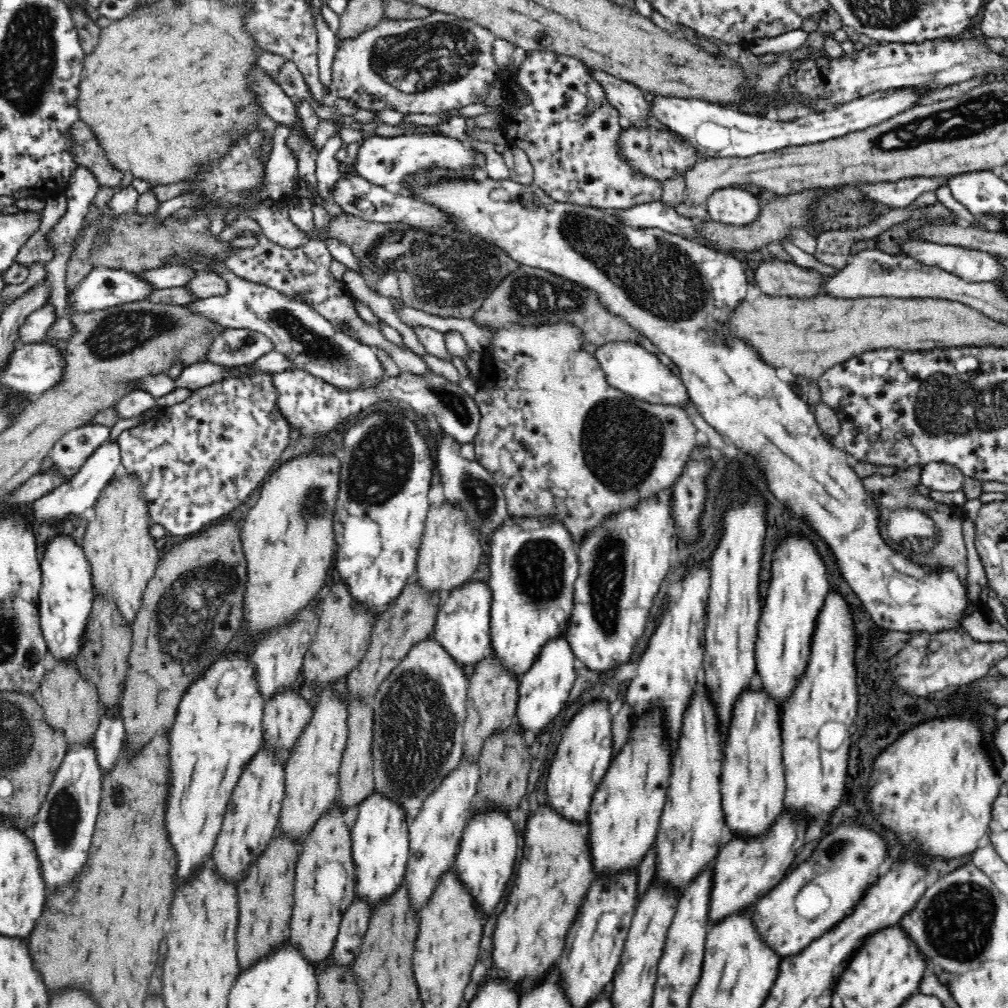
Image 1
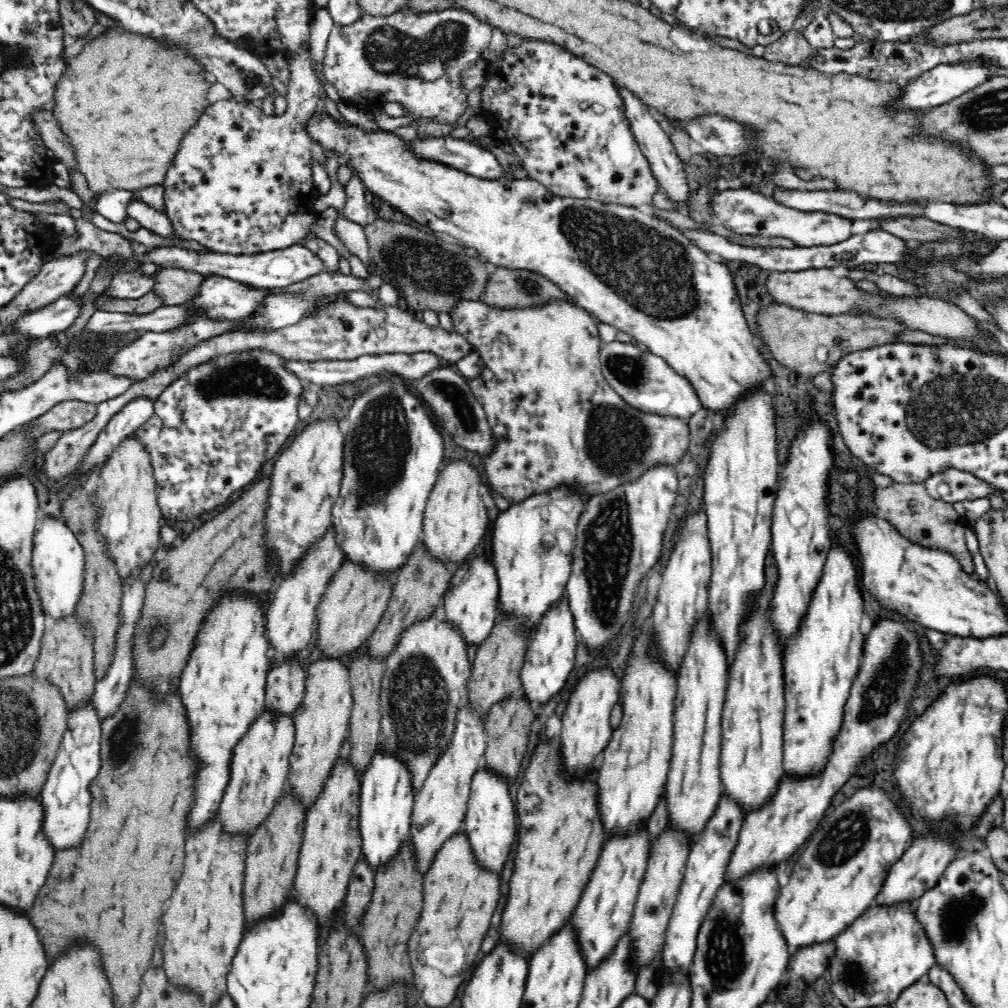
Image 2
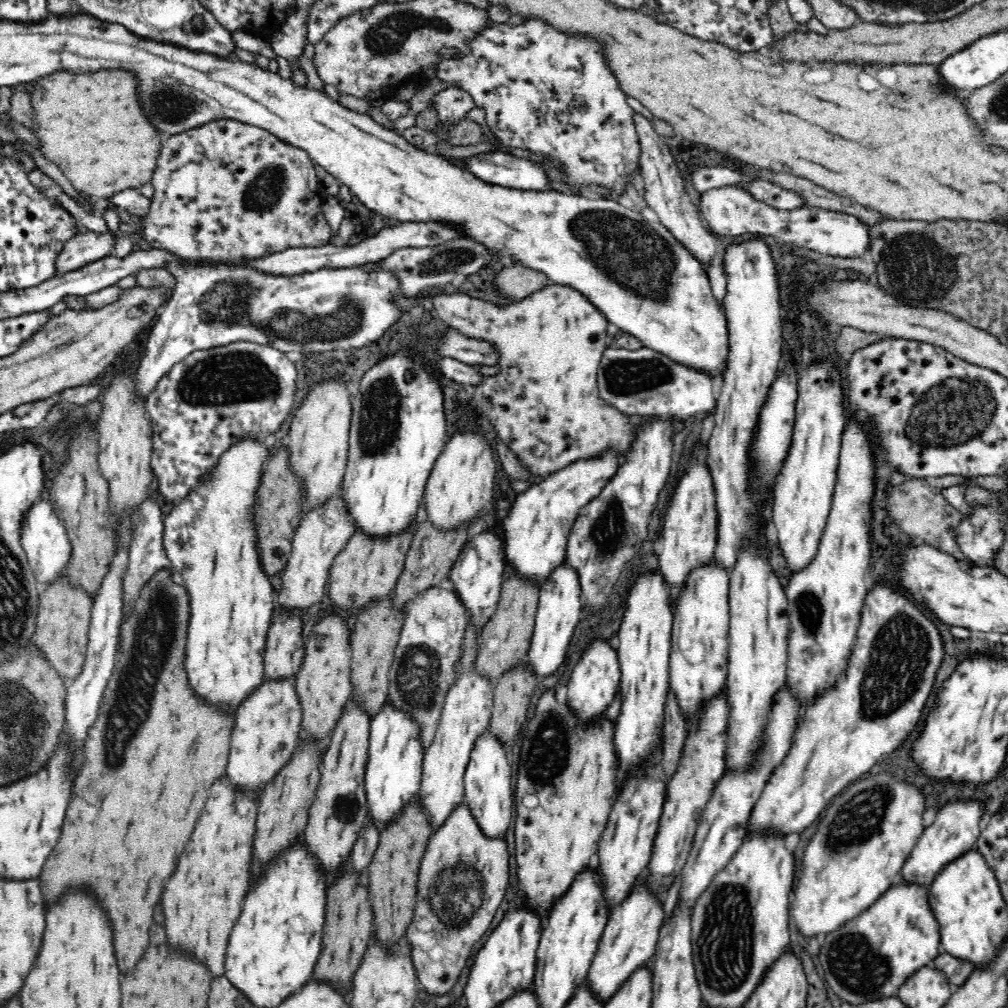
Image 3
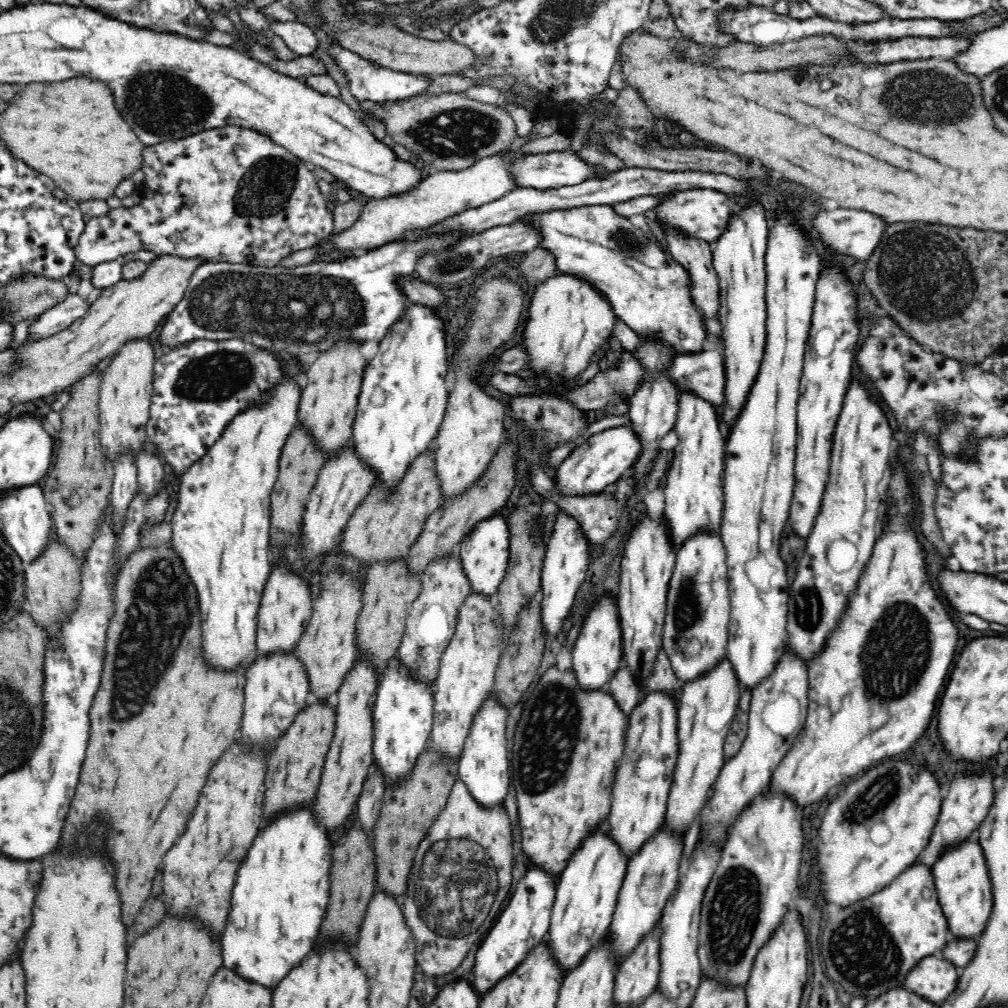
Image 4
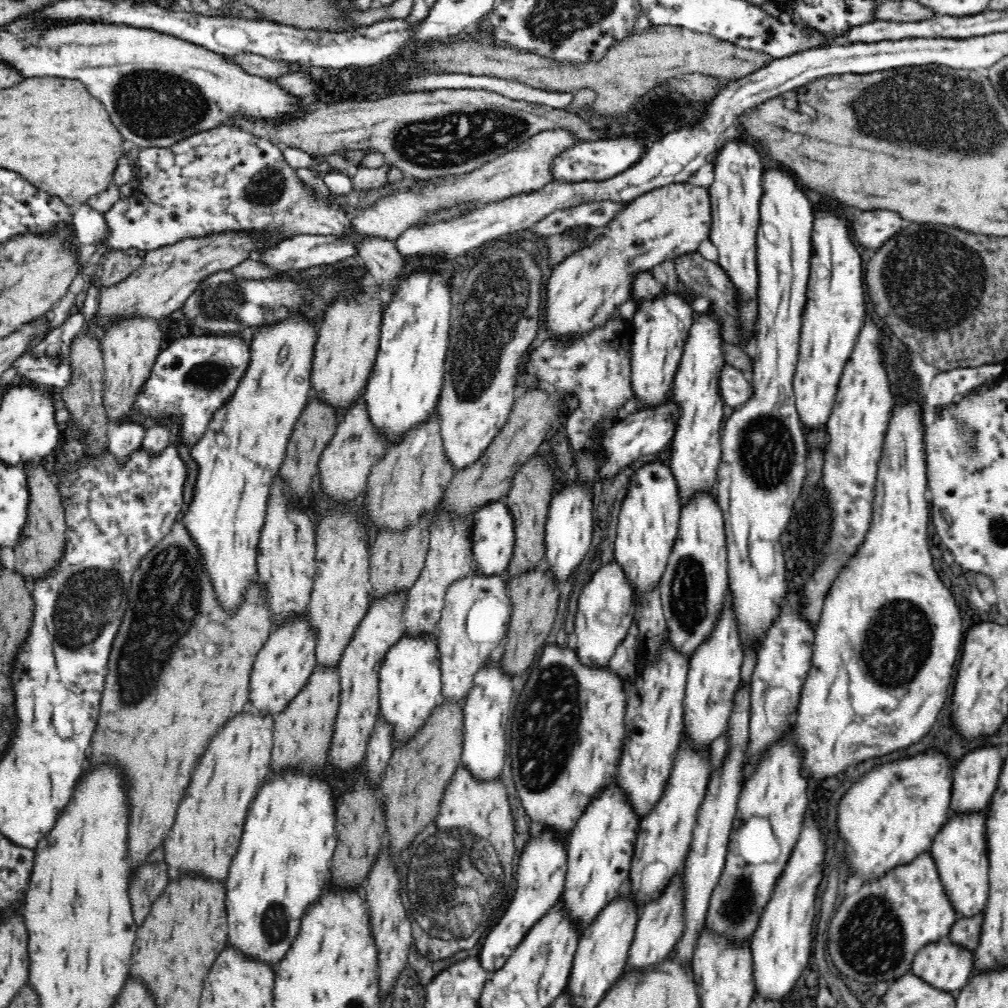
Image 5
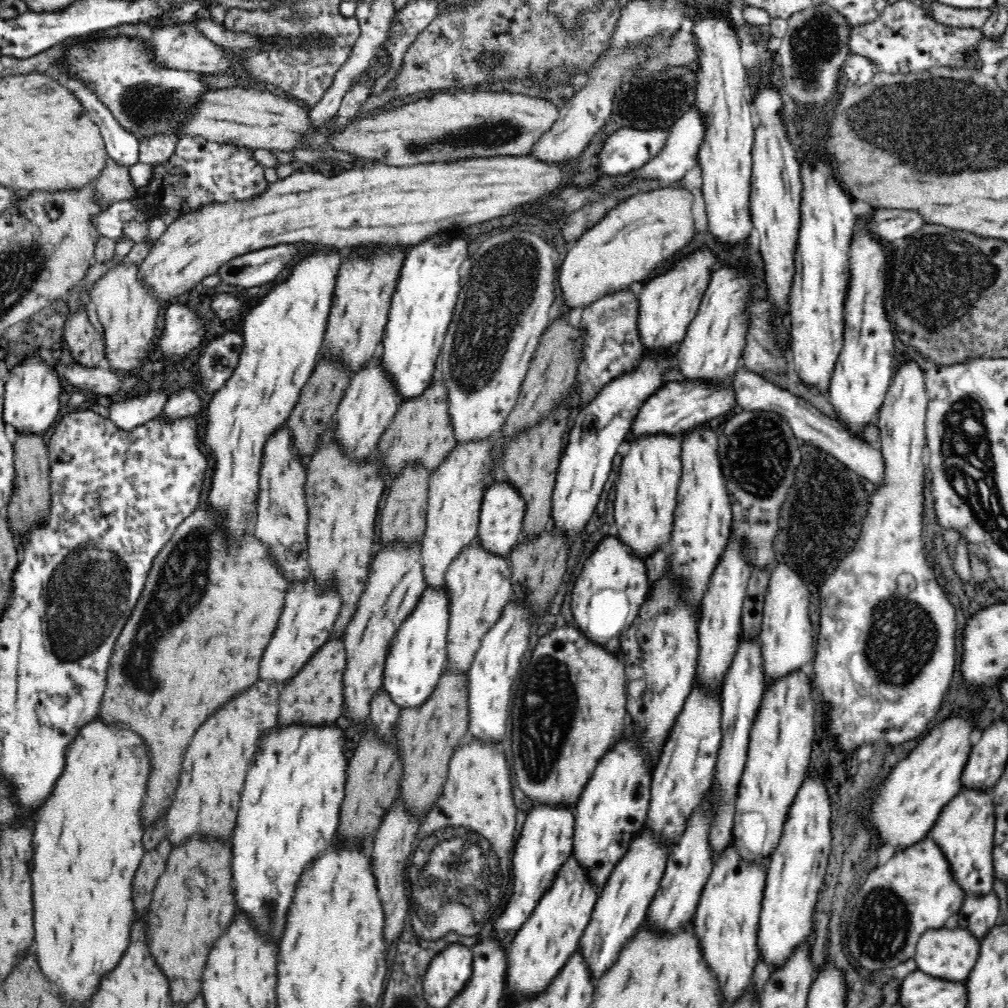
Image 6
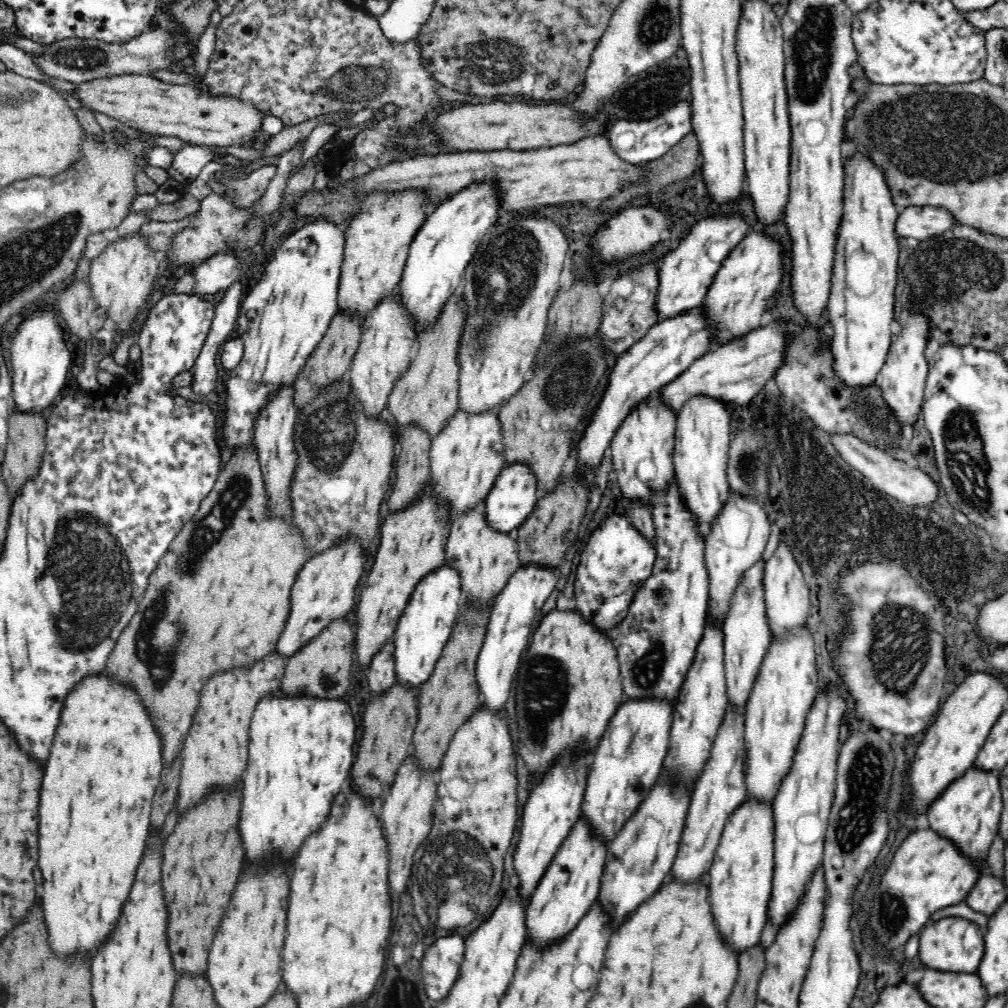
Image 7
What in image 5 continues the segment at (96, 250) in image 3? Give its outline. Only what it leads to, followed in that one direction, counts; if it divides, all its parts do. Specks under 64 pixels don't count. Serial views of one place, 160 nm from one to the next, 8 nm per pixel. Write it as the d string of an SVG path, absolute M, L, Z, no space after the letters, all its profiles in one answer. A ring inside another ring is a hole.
M221 125L218 127L210 128L210 130L204 130L198 134L192 134L180 142L174 143L172 146L158 148L148 147L142 149L138 153L137 166L139 166L139 174L141 175L141 183L135 190L134 194L130 197L122 197L114 206L108 211L102 214L102 217L107 222L109 227L109 234L104 234L101 240L102 246L109 246L109 248L115 248L116 250L127 251L128 248L137 248L138 250L156 250L160 246L166 246L166 244L174 244L178 240L184 240L184 238L196 238L196 236L204 236L204 234L212 234L212 232L222 232L222 230L243 230L243 232L262 232L266 228L281 228L283 234L279 239L274 239L270 245L280 242L280 240L286 238L292 238L292 236L298 236L298 234L322 234L322 235L334 235L340 237L350 237L354 241L354 249L356 249L356 257L361 262L363 270L371 276L371 282L373 284L379 284L382 292L382 303L384 306L391 302L392 296L394 295L394 288L396 288L396 280L400 280L404 276L404 257L399 253L396 243L394 240L388 240L381 236L359 236L355 234L353 226L351 225L351 216L340 209L332 209L320 201L316 201L312 197L312 189L298 179L298 176L294 173L294 169L291 168L286 162L284 162L284 156L280 151L281 147L270 143L266 139L256 137L244 129L238 129L238 127L231 127L230 125Z

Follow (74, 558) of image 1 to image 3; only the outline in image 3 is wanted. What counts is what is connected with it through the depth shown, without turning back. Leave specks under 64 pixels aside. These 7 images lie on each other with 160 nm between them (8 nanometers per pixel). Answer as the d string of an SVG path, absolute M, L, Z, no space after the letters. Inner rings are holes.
M41 497L26 510L20 524L20 544L38 584L44 586L65 572L70 560L70 541L64 523L57 517L52 505Z

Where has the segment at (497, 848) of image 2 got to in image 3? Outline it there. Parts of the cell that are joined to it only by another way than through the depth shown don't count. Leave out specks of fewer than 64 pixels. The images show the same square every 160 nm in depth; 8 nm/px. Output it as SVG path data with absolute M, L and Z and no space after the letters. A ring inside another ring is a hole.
M489 729L482 732L474 742L470 758L463 777L465 802L472 816L479 822L486 837L505 837L508 824L512 818L514 802L512 802L512 768L506 757L506 746Z

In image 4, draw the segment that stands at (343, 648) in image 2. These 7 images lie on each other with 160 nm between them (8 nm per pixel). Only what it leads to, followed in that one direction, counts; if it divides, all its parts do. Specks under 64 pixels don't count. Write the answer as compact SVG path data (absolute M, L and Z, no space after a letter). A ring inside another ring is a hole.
M431 446L410 462L408 470L396 486L389 488L385 482L377 479L370 486L344 529L341 544L344 556L356 558L362 568L374 560L386 562L396 556L407 556L410 547L422 532L426 518L438 510L442 502L441 484L435 472L435 449Z

